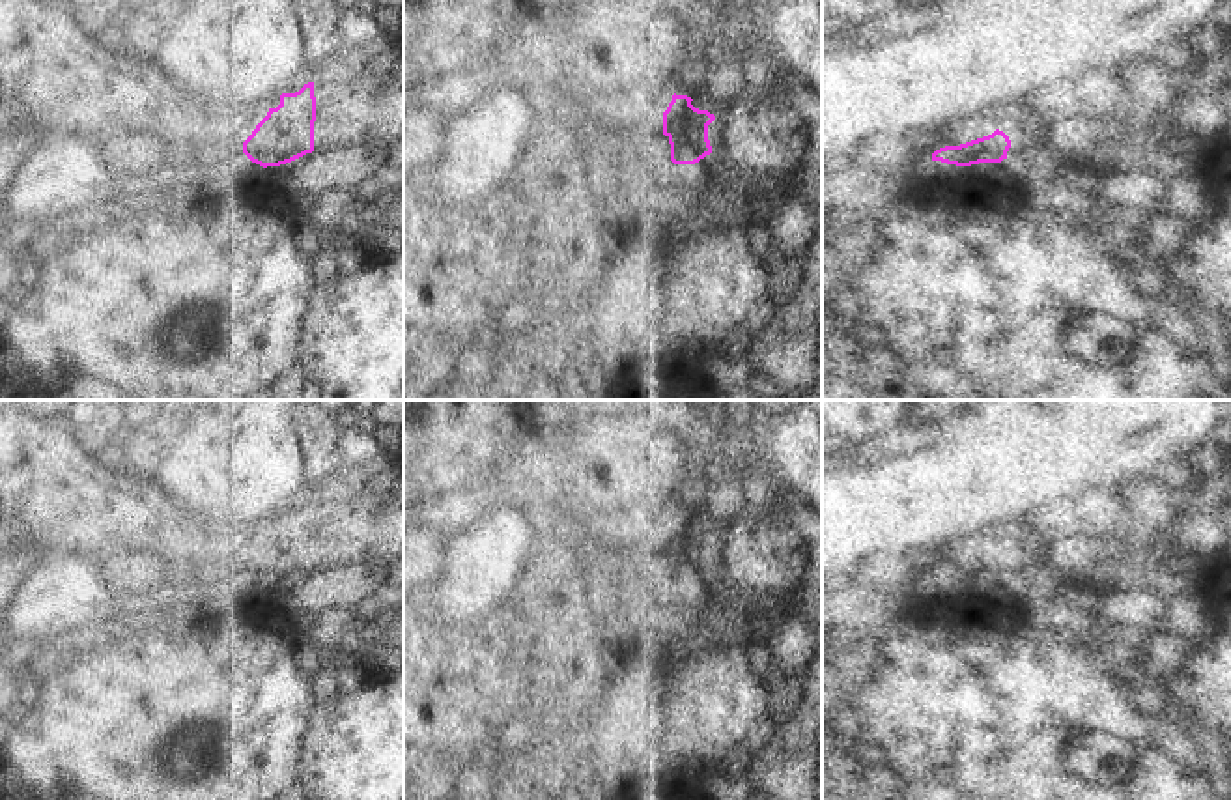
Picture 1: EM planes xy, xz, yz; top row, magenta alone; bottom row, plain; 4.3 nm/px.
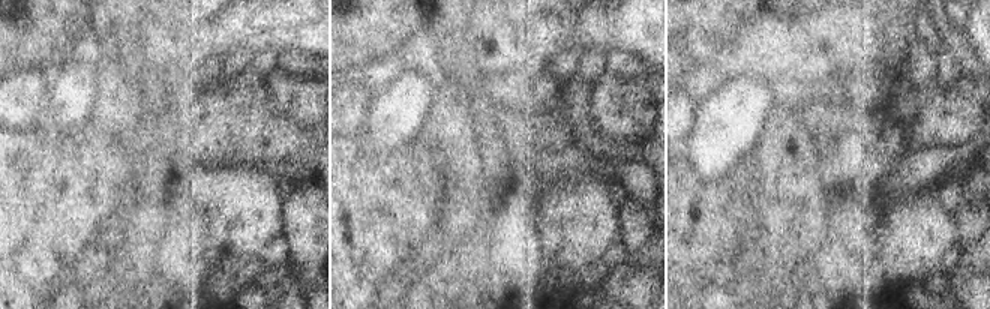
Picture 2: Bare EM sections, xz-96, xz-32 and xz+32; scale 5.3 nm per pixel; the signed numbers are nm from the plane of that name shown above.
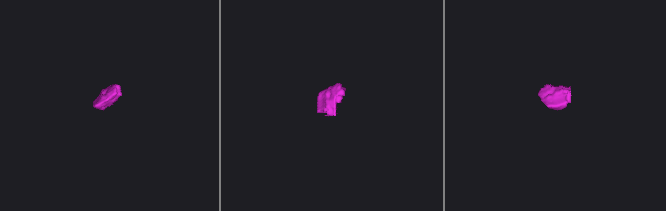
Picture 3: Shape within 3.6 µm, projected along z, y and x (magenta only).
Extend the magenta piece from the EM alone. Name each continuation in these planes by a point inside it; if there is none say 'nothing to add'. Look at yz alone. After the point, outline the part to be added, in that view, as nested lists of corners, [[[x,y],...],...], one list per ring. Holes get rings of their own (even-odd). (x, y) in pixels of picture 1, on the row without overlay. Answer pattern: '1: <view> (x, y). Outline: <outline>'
nothing to add

